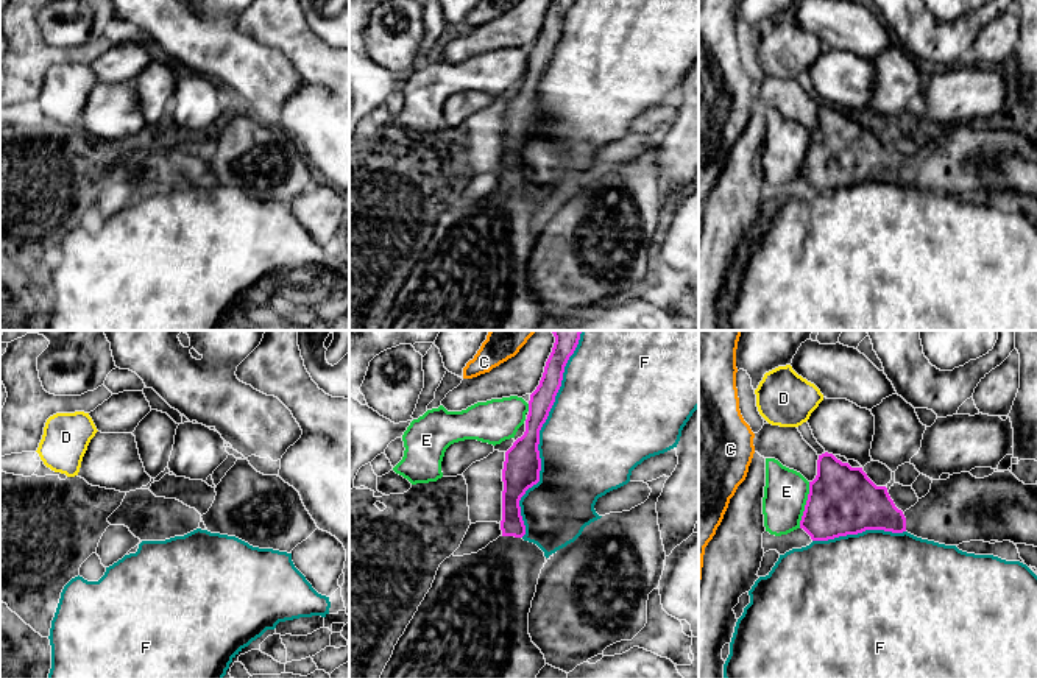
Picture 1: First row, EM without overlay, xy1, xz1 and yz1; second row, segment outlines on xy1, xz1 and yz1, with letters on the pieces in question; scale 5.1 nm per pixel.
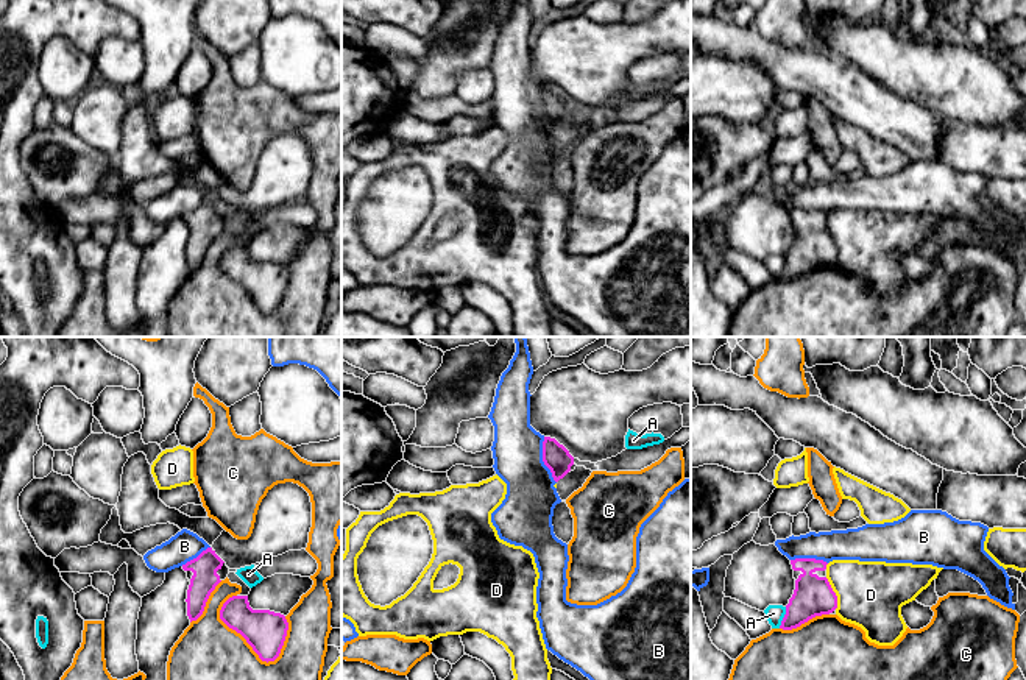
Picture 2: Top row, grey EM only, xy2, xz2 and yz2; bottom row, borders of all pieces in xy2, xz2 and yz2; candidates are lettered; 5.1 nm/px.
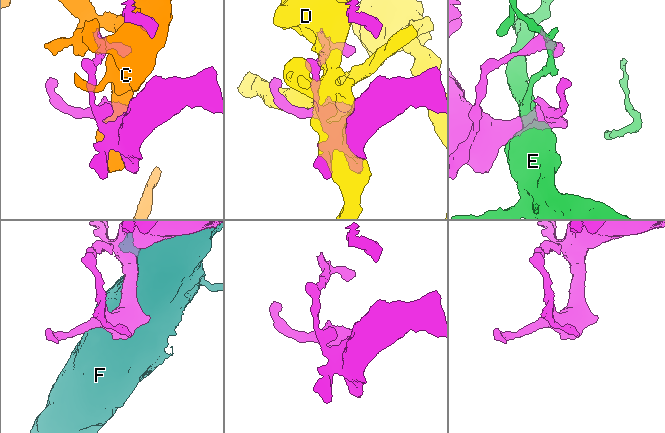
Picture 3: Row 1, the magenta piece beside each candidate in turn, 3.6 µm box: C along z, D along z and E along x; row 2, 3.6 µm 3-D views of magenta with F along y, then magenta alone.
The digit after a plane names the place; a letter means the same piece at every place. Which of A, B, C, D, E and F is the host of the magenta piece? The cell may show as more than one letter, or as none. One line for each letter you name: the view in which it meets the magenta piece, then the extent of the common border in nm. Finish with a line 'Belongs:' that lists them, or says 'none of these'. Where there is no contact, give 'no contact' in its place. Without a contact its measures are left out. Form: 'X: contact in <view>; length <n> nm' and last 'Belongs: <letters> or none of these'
Belongs: none of these

